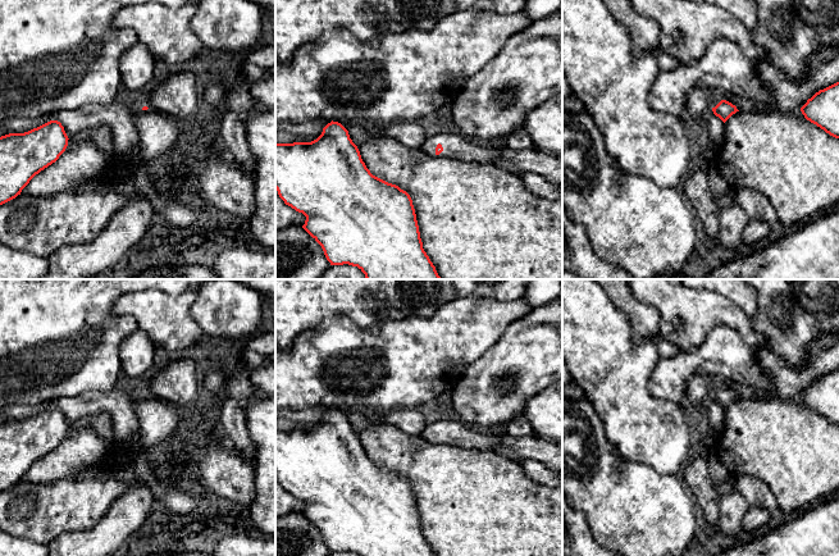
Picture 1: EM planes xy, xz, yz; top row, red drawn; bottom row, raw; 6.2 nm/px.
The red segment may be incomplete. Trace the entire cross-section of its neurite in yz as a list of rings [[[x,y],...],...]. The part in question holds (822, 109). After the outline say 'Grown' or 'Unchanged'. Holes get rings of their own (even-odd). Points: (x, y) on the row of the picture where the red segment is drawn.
[[[839,82],[816,92],[801,111],[807,120],[839,138]]]. Unchanged

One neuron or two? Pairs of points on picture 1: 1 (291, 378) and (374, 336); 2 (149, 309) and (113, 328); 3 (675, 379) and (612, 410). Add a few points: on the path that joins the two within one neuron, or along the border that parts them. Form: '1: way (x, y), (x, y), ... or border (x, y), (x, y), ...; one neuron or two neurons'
1: way (311, 373), (323, 365), (345, 365), (354, 356); one neuron
2: border (122, 294), (113, 311), (131, 315), (137, 327); two neurons
3: border (657, 363), (648, 391), (678, 404); two neurons

